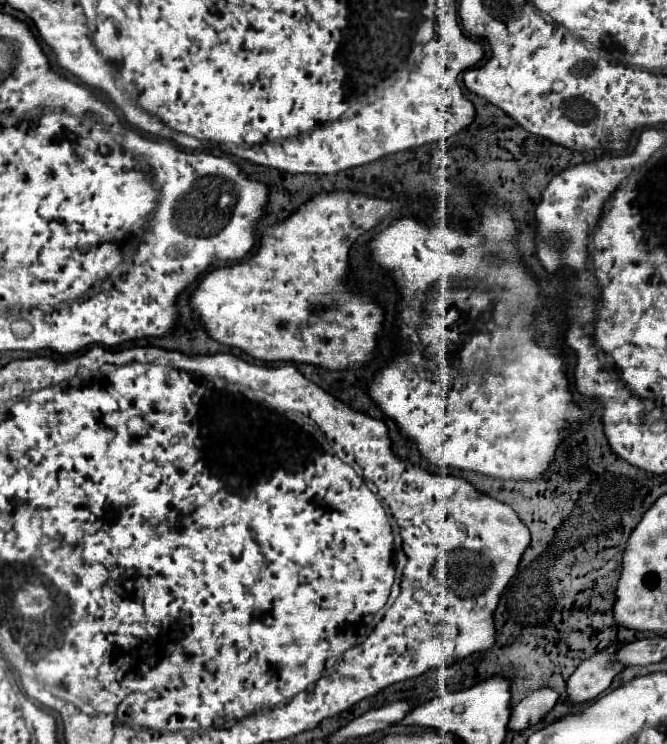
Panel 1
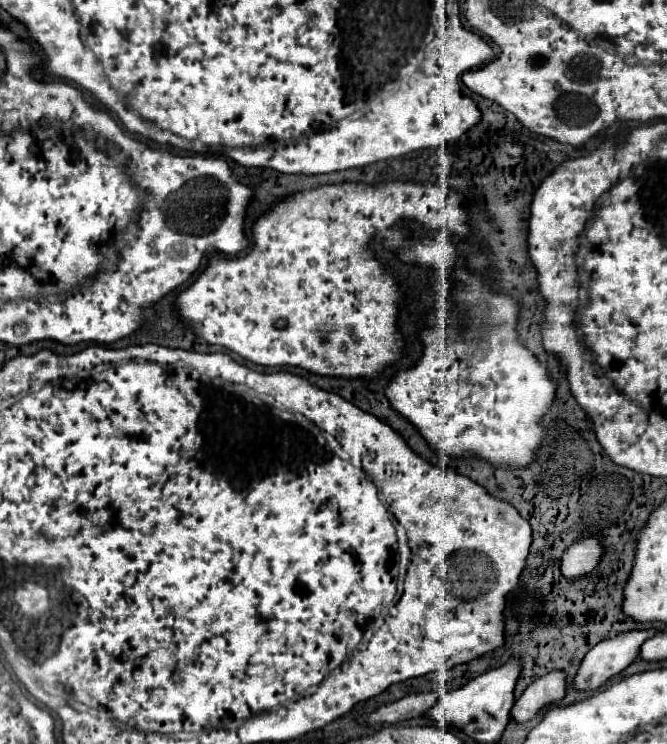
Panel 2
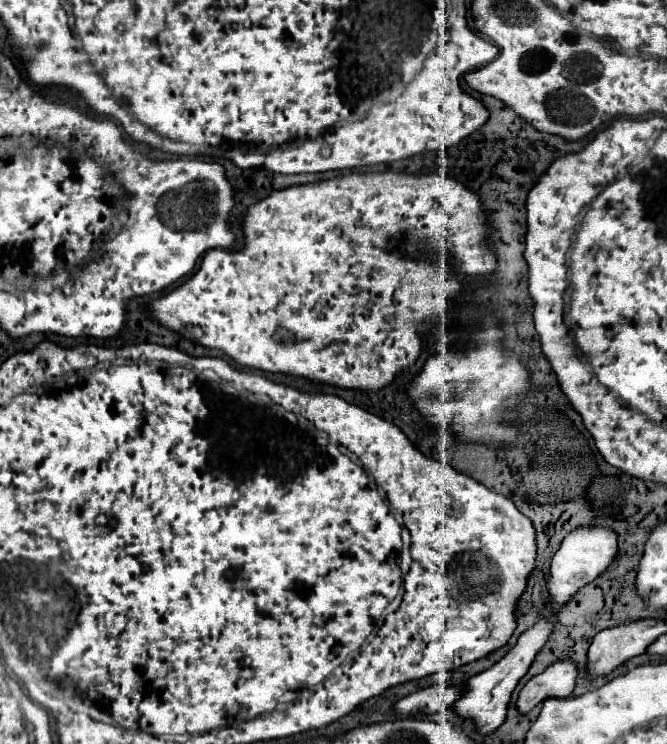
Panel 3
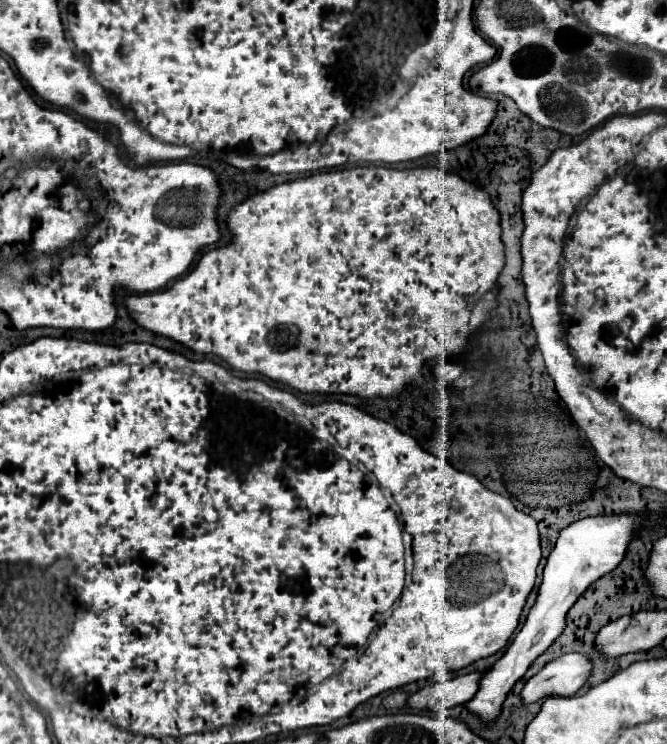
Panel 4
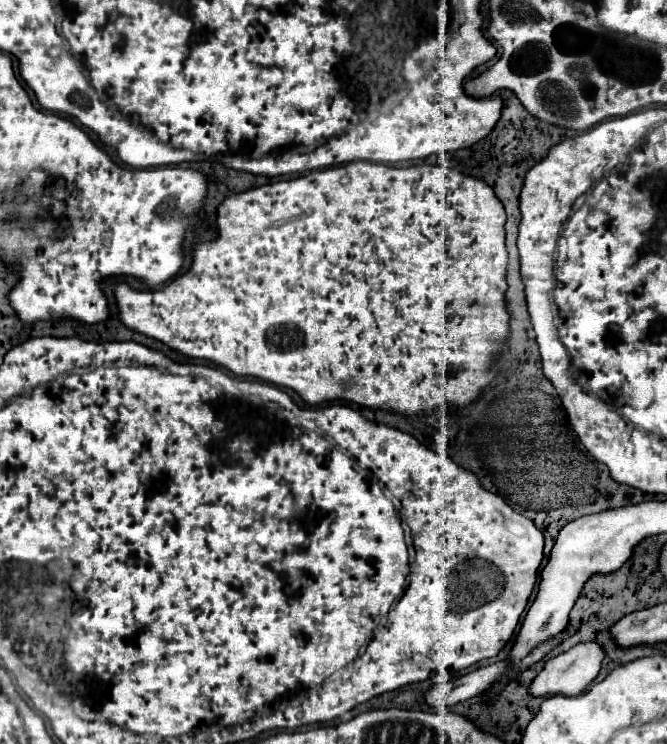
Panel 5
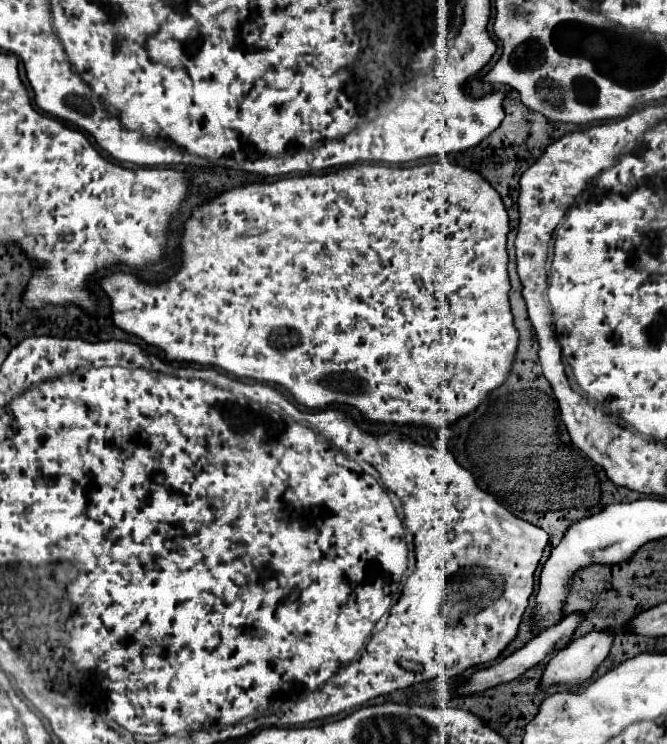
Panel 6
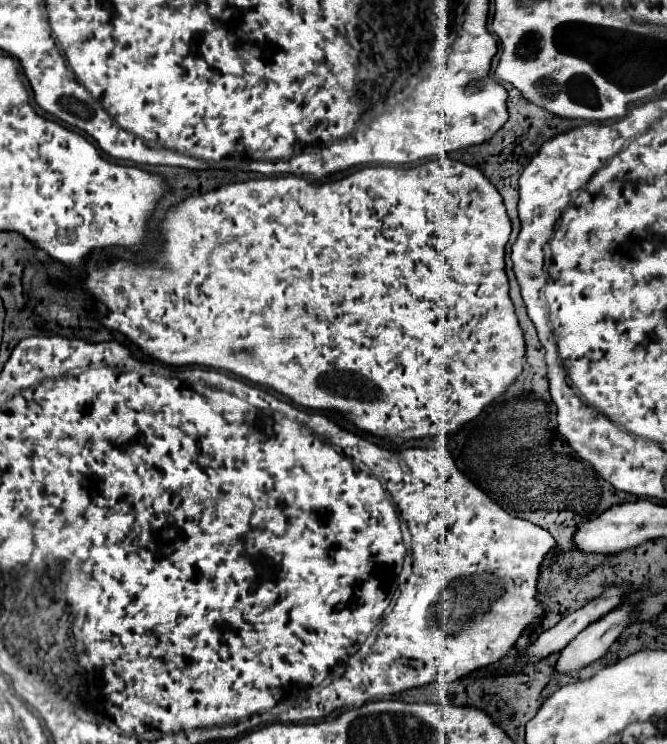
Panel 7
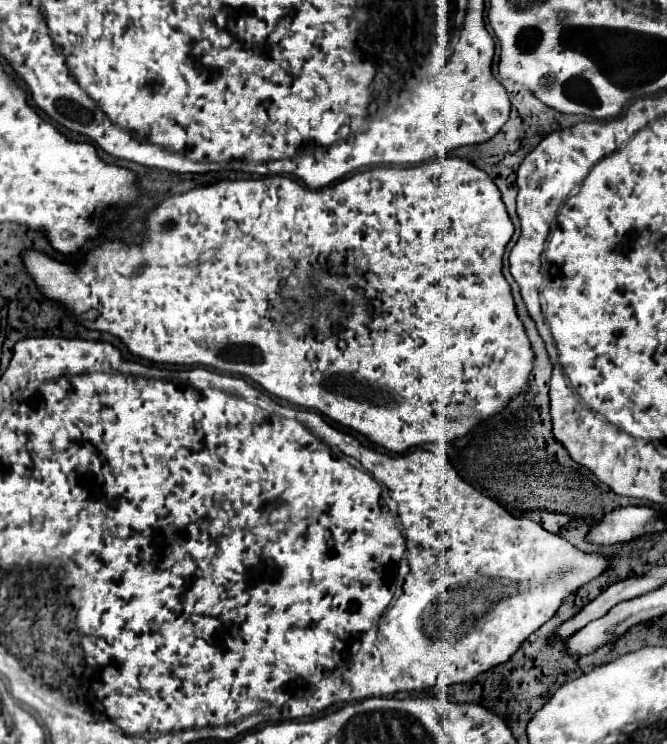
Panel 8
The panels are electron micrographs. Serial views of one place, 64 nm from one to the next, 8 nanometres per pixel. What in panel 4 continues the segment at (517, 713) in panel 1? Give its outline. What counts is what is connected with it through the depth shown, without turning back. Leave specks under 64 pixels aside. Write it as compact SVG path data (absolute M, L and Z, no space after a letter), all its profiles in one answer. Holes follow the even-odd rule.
M568 654L548 662L532 676L520 692L524 704L538 702L546 696L574 696L590 676L592 662L584 654Z

